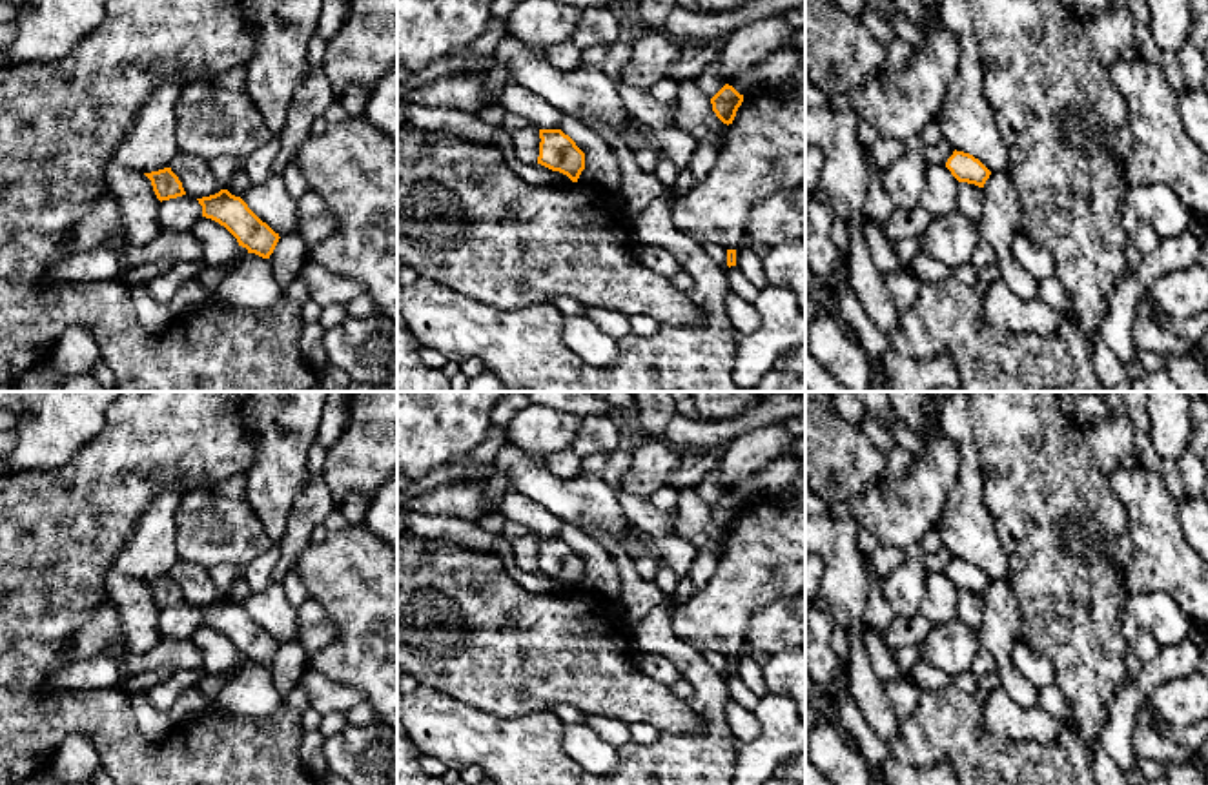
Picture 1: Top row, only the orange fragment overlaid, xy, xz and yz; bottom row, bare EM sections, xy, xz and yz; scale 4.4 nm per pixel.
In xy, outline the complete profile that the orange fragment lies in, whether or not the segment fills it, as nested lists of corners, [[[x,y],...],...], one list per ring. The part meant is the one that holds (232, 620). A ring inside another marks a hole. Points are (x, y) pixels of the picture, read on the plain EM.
[[[220,597],[197,608],[202,614],[202,625],[224,634],[248,661],[270,667],[281,645],[241,605]]]

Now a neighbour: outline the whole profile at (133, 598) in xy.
[[[109,568],[104,576],[106,594],[122,616],[126,650],[144,654],[160,641],[159,612],[151,588],[137,577]]]

